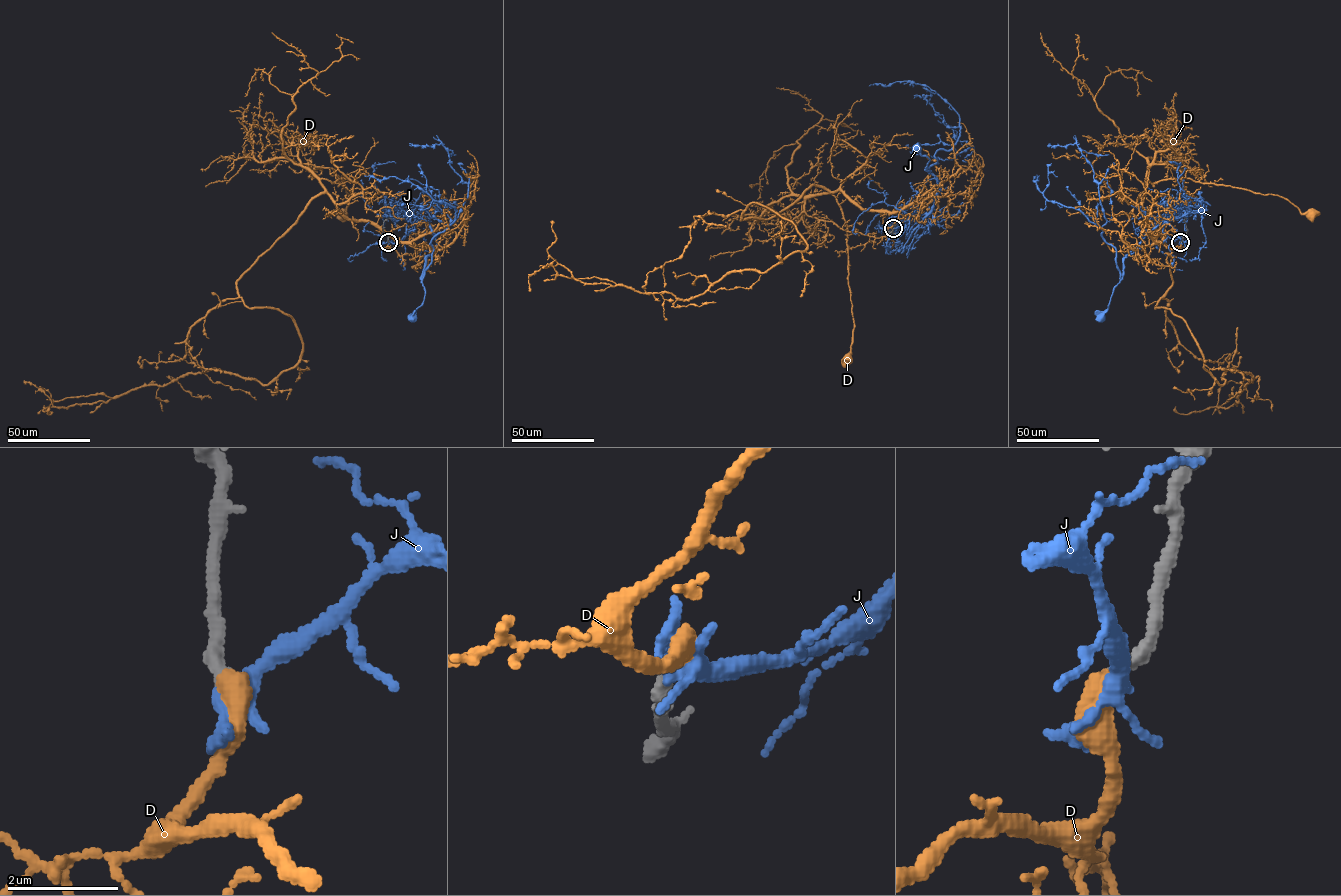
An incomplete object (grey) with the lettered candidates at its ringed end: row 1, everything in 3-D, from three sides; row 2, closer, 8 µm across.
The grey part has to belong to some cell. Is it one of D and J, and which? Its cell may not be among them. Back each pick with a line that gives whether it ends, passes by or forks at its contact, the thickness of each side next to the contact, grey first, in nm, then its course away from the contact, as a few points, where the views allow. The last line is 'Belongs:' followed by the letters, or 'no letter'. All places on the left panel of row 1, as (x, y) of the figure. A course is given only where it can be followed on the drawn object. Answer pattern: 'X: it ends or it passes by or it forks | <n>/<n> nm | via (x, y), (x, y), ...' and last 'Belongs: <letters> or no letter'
D: it ends | 280/480 nm | via (388, 242), (393, 248), (396, 242), (387, 233), (346, 217), (320, 179), (343, 178), (349, 195), (345, 214)
Belongs: D

